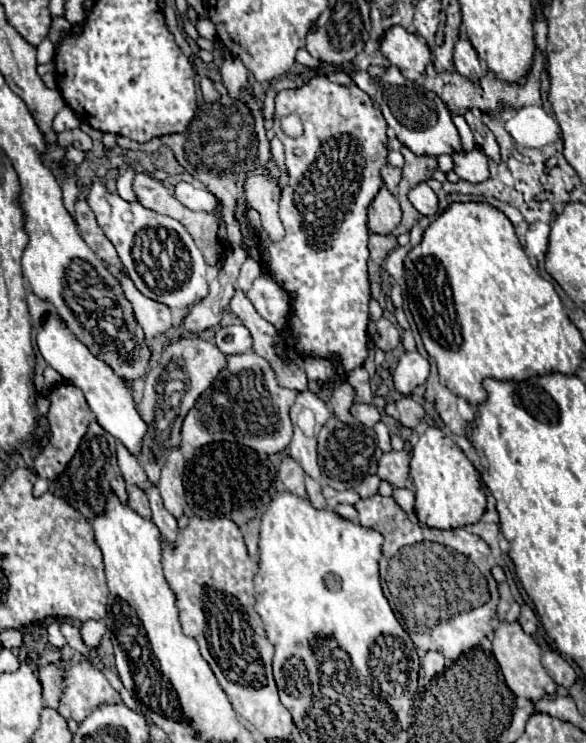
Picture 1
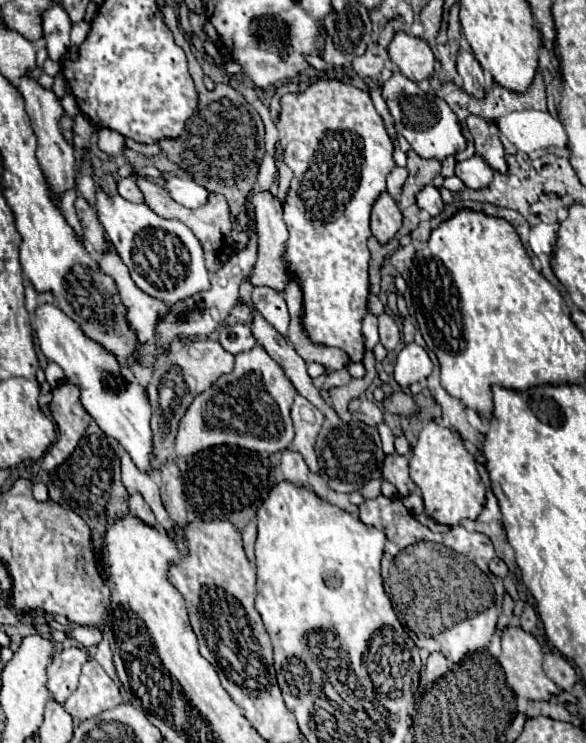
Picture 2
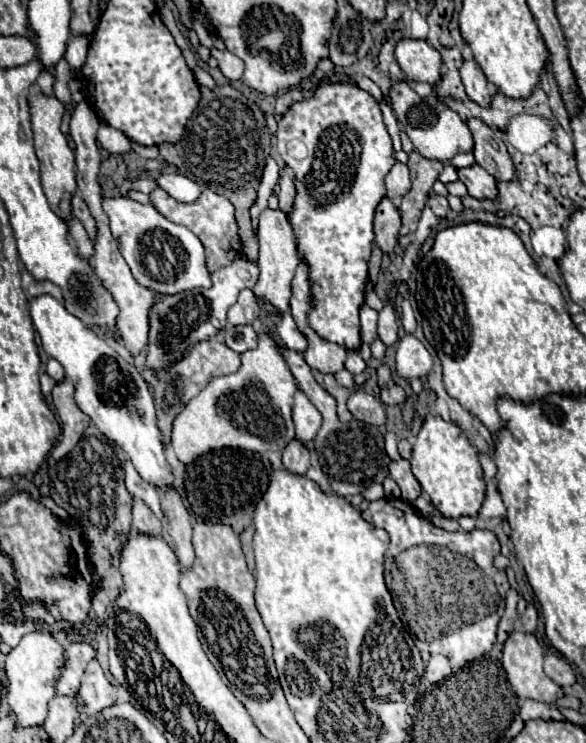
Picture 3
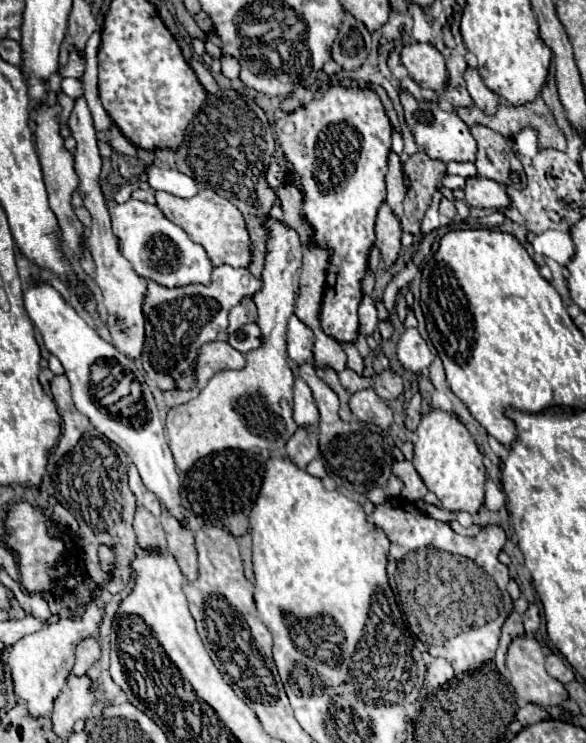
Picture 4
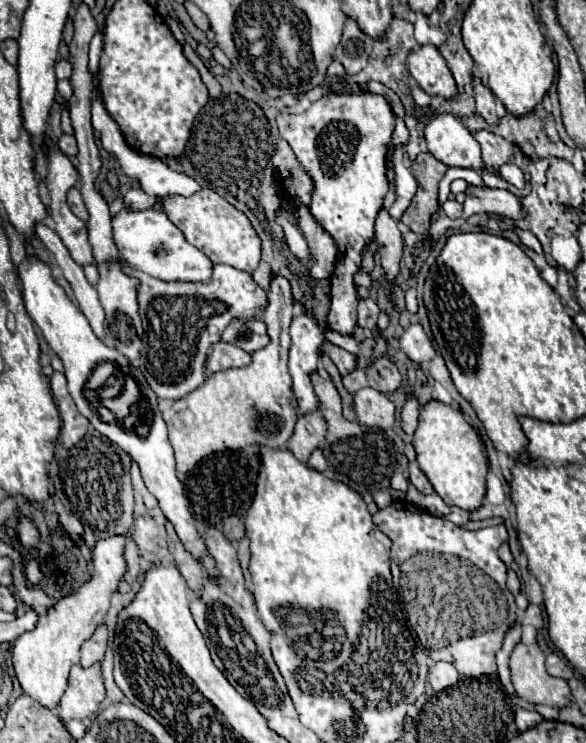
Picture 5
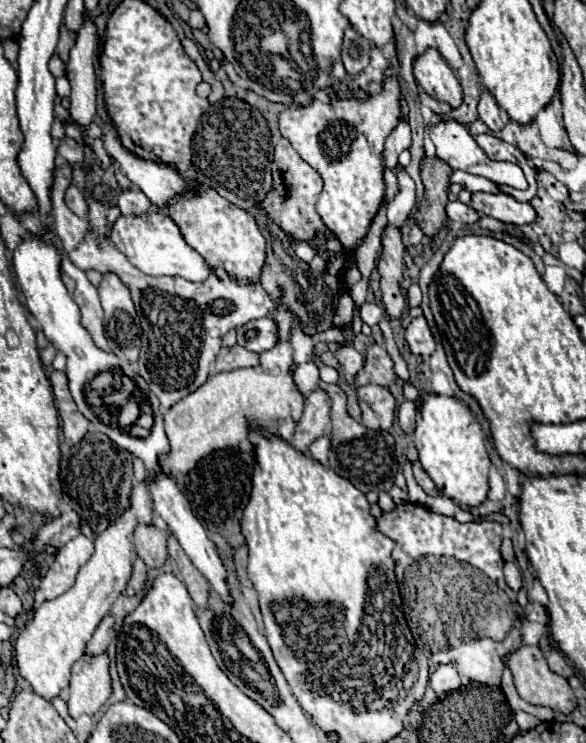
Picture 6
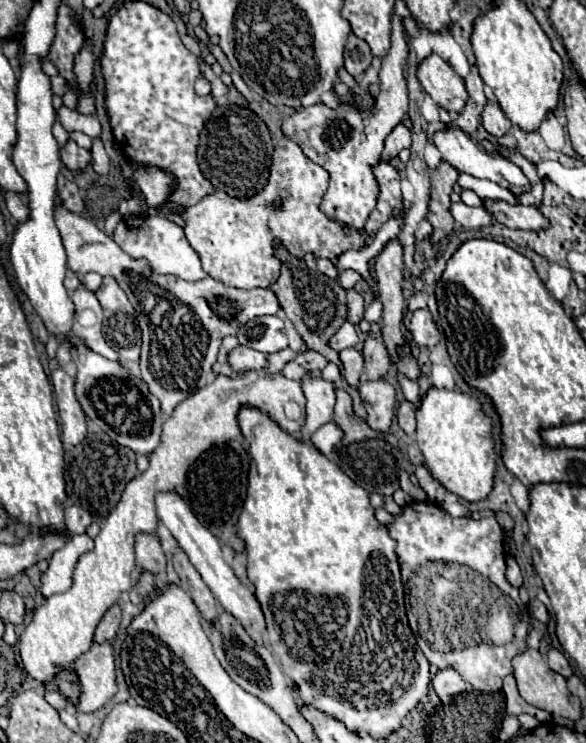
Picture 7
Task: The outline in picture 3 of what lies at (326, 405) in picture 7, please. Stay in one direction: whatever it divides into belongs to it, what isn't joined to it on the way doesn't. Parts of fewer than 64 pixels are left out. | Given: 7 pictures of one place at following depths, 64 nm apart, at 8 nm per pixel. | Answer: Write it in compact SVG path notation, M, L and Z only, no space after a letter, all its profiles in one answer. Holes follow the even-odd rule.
M292 440L292 444L288 444L282 452L282 466L292 474L304 476L306 470L310 468L310 462L312 462L310 448L302 446L298 440Z

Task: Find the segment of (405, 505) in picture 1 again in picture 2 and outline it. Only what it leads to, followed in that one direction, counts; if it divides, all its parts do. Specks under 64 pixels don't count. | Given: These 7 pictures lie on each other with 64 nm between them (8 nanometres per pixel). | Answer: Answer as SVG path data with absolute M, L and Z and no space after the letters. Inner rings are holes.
M412 492L410 496L402 496L400 500L402 500L402 504L404 504L410 512L414 512L415 516L424 515L423 500L420 500L420 494L418 494L418 492Z

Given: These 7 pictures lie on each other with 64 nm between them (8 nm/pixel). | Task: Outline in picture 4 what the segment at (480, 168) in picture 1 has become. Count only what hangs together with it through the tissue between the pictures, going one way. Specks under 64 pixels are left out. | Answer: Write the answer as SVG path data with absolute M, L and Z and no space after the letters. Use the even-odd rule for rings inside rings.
M468 176L466 178L466 202L476 208L506 208L508 196L504 192L504 186L496 184L494 180L488 180L486 176Z

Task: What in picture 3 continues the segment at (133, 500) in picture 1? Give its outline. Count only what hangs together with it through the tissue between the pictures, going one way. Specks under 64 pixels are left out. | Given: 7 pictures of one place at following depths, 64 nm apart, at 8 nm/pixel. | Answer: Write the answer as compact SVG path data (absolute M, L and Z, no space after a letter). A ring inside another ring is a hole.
M134 498L132 502L132 528L136 528L138 532L148 532L154 536L160 536L162 524L160 520L152 514L152 510L138 498Z

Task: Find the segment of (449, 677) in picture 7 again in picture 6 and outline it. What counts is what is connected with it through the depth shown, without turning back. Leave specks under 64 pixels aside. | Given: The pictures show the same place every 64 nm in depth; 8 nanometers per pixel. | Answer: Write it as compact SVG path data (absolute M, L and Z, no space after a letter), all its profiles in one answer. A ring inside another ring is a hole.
M440 664L432 674L430 674L430 686L436 692L436 696L444 696L456 688L462 686L460 676L452 664Z

